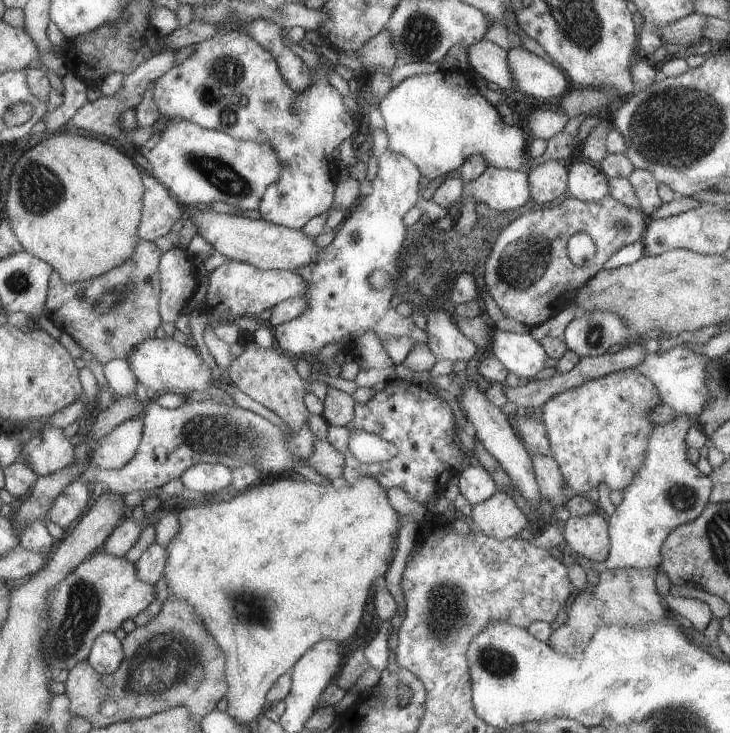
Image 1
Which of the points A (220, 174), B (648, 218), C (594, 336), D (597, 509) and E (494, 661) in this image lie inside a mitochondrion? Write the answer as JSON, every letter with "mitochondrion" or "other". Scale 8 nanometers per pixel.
{"A":"mitochondrion","B":"other","C":"mitochondrion","D":"other","E":"mitochondrion"}

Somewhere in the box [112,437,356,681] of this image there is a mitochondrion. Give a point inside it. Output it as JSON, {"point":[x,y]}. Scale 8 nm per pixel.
{"point":[252,609]}

